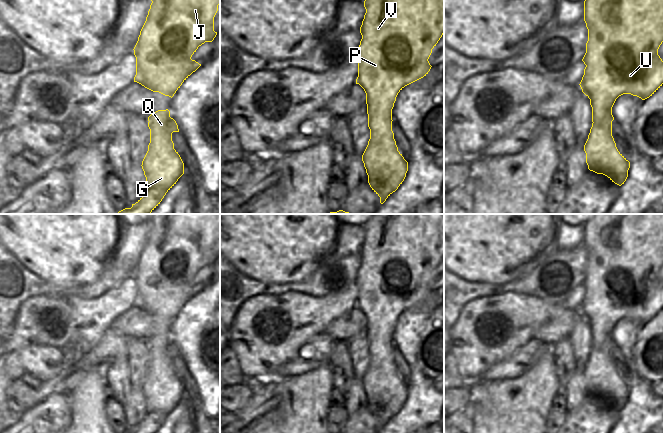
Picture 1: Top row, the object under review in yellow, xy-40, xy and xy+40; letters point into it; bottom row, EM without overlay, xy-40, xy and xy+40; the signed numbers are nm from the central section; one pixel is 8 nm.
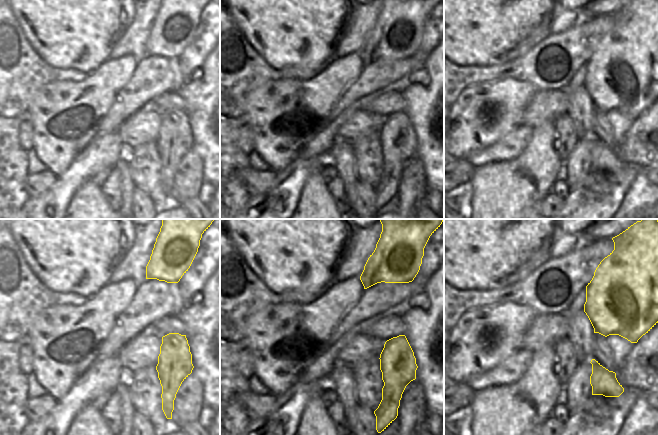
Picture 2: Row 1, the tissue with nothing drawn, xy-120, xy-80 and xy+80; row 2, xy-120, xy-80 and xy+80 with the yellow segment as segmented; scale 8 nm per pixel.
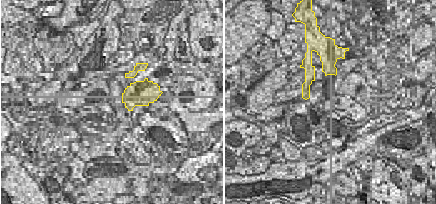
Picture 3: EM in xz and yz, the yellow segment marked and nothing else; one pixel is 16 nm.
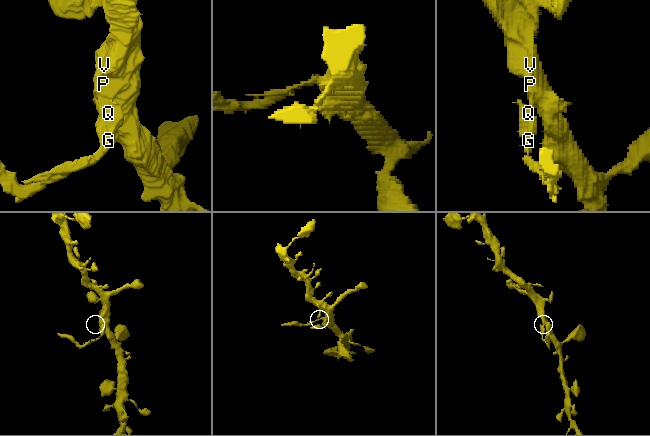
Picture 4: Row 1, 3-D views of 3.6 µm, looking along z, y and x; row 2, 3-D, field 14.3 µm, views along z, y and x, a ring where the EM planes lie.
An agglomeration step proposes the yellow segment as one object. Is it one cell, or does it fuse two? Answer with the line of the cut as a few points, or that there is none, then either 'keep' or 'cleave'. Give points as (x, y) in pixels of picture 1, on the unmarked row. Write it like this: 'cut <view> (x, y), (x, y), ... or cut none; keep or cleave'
cut xy (391, 335), (376, 337), (374, 339), (374, 346), (368, 348); cleave

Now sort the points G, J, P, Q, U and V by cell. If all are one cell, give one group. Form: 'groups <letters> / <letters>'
groups G Q / J P U V

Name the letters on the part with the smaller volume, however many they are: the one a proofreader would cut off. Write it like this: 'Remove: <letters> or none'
Remove: G, Q

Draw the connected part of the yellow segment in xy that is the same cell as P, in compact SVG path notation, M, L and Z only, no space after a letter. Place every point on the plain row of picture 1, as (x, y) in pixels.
M374 214L364 225L366 237L360 251L362 263L356 277L358 287L358 301L356 308L359 308L366 317L366 328L368 338L368 348L374 348L374 339L381 336L392 336L398 317L407 309L423 302L428 298L431 289L428 285L432 273L436 270L444 258L444 214Z

